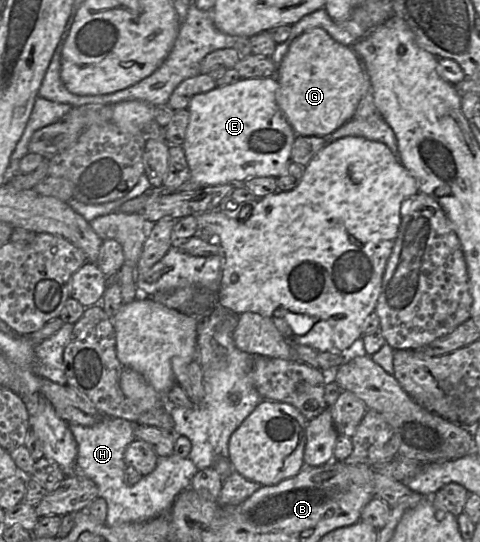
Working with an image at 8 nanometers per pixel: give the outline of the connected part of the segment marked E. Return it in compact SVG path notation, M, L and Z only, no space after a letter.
M274 77L267 78L250 78L250 79L240 79L239 81L225 86L220 86L214 88L213 90L197 94L192 97L189 106L189 124L187 126L187 131L185 135L184 143L182 144L185 157L191 172L190 180L198 183L200 186L209 187L222 184L229 184L233 180L246 181L255 177L274 177L278 178L282 175L288 164L291 162L291 149L293 142L296 138L296 134L292 127L286 120L283 112L279 108L276 102L276 92L279 88L279 83Z

